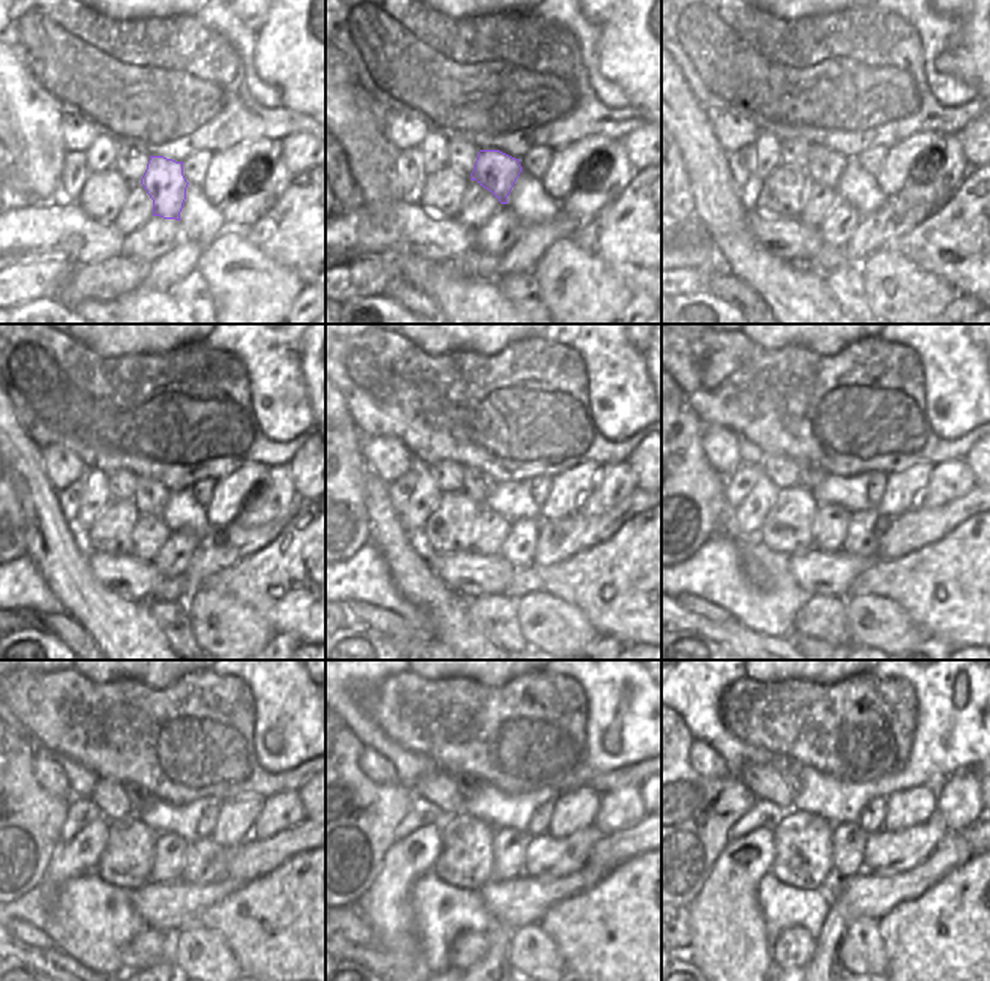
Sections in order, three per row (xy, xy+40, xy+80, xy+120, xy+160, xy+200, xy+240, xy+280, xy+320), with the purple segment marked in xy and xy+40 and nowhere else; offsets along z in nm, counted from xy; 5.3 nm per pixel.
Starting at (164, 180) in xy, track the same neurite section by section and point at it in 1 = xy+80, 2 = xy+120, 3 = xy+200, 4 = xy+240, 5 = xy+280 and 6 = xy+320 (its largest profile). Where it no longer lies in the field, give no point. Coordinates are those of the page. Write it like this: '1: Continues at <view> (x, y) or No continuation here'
1: Continues at xy+80 (824, 165)
2: Continues at xy+120 (150, 497)
3: Continues at xy+200 (810, 476)
4: Continues at xy+240 (137, 797)
5: Continues at xy+280 (464, 783)
6: Continues at xy+320 (792, 780).

